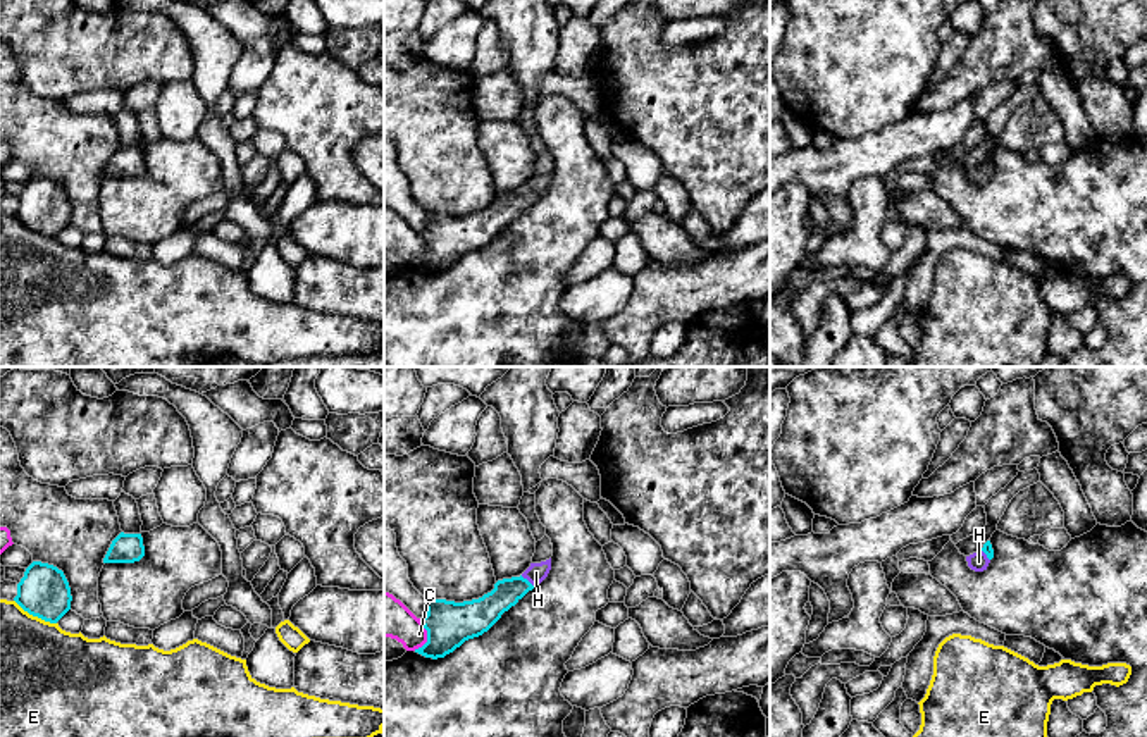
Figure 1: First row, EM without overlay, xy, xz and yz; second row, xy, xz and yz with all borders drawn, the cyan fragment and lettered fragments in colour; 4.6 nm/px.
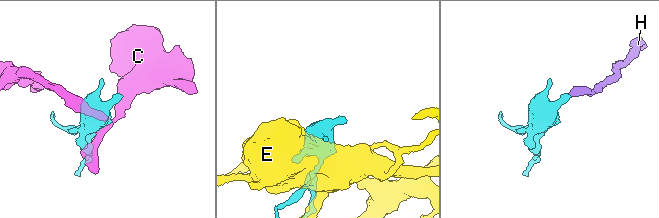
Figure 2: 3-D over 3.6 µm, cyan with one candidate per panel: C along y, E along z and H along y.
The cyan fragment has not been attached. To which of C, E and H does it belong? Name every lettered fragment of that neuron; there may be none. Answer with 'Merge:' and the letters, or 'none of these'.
Merge: H

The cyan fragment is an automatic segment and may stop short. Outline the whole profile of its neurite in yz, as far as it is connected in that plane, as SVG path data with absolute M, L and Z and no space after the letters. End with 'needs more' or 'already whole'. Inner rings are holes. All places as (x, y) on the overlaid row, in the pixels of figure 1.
M987 541L980 551L966 556L966 561L971 570L983 572L987 570L992 558L994 558L994 549L990 541Z | needs more

